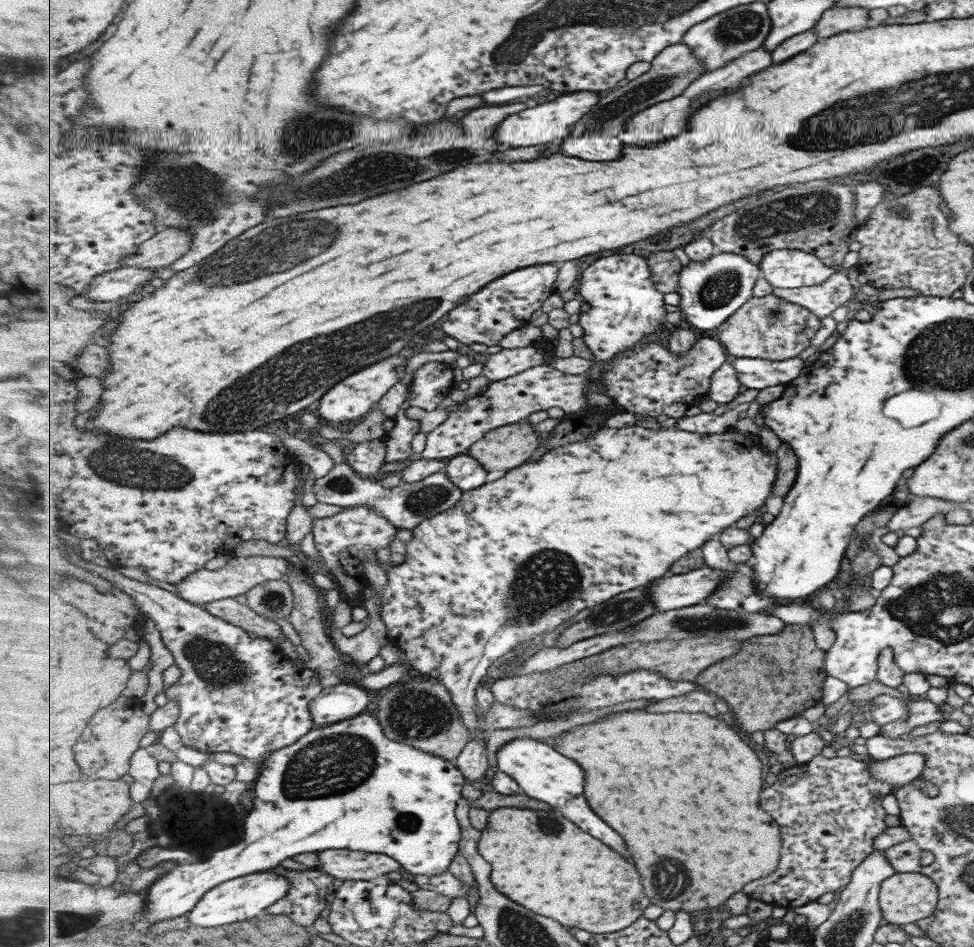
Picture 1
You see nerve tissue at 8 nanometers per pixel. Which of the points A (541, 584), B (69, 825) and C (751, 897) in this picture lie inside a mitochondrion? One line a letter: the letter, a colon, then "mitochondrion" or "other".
A: mitochondrion
B: other
C: other

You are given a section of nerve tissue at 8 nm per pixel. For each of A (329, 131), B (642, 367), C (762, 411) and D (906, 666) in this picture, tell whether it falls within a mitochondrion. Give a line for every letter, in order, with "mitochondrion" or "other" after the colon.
A: mitochondrion
B: mitochondrion
C: other
D: other

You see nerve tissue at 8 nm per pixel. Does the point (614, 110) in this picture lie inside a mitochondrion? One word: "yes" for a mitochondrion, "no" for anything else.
yes

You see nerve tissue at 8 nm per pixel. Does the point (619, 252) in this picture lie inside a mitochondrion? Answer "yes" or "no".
no

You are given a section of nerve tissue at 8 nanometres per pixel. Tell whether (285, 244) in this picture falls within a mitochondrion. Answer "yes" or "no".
yes

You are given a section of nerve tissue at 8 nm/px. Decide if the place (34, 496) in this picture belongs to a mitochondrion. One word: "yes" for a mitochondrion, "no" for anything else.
no

